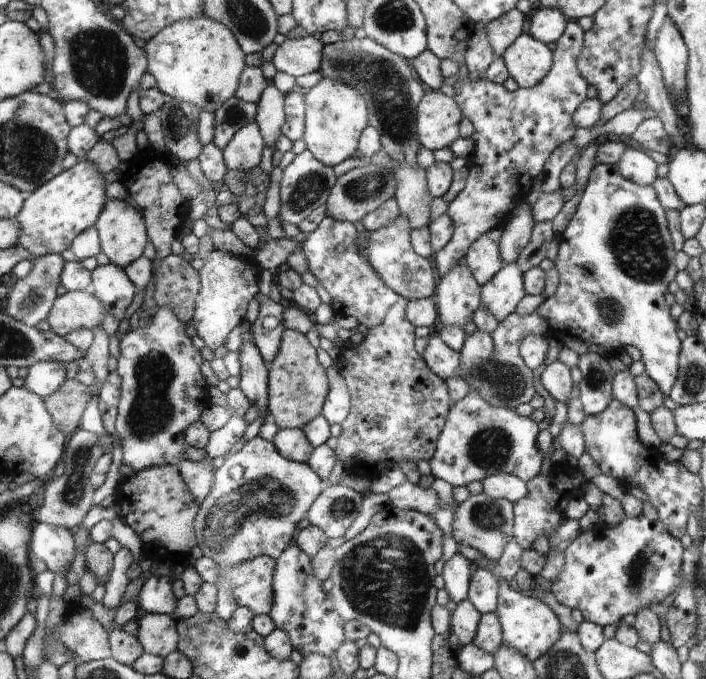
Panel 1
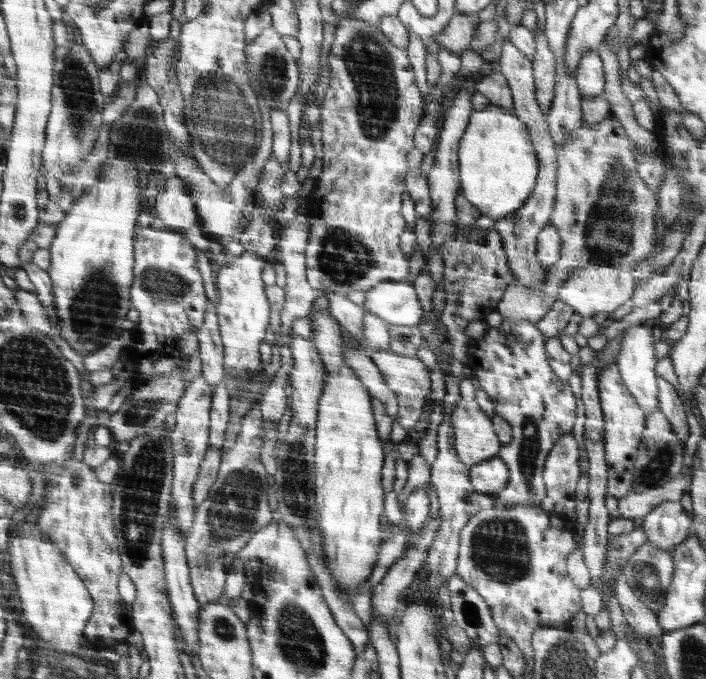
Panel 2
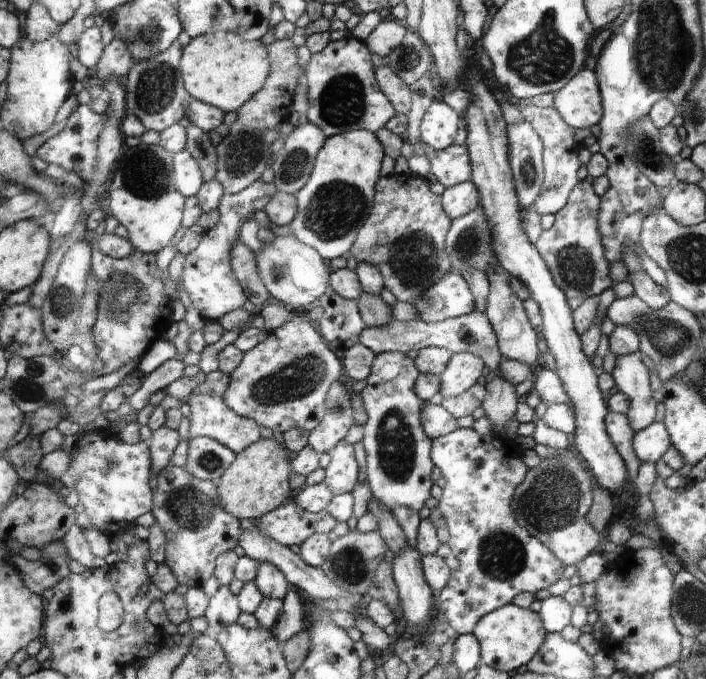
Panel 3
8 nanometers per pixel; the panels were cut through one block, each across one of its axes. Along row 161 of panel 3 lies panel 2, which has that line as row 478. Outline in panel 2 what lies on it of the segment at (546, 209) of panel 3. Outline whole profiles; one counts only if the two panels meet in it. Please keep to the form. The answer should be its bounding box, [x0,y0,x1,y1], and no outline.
[543,433,580,502]

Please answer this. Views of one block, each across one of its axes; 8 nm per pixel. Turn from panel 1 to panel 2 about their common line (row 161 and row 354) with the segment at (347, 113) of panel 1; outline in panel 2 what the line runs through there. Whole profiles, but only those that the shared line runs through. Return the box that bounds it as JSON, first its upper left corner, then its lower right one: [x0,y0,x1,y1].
[311,310,384,597]

